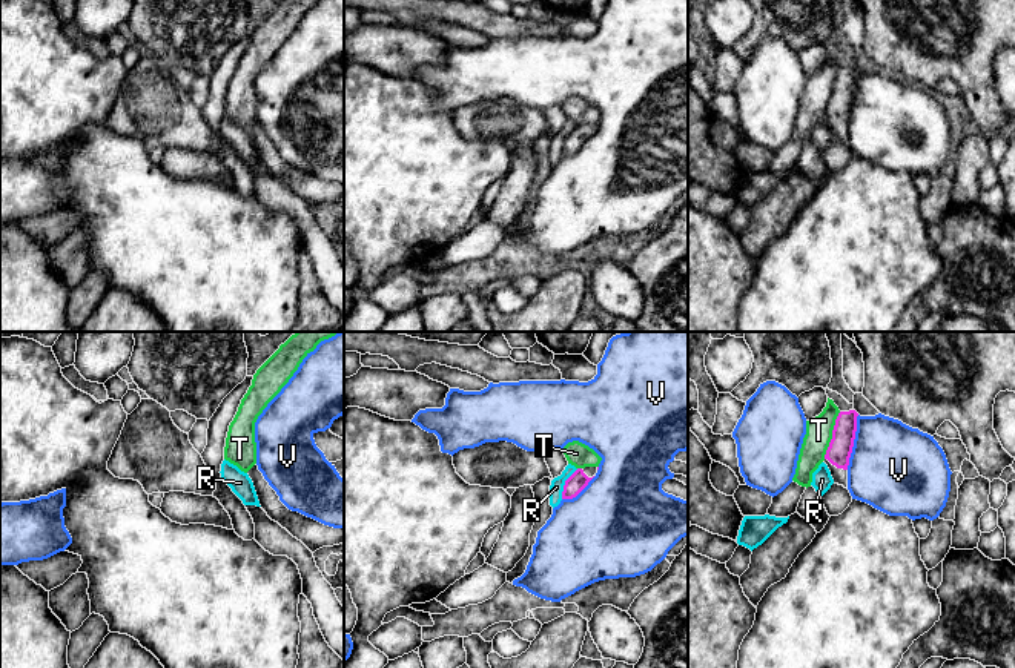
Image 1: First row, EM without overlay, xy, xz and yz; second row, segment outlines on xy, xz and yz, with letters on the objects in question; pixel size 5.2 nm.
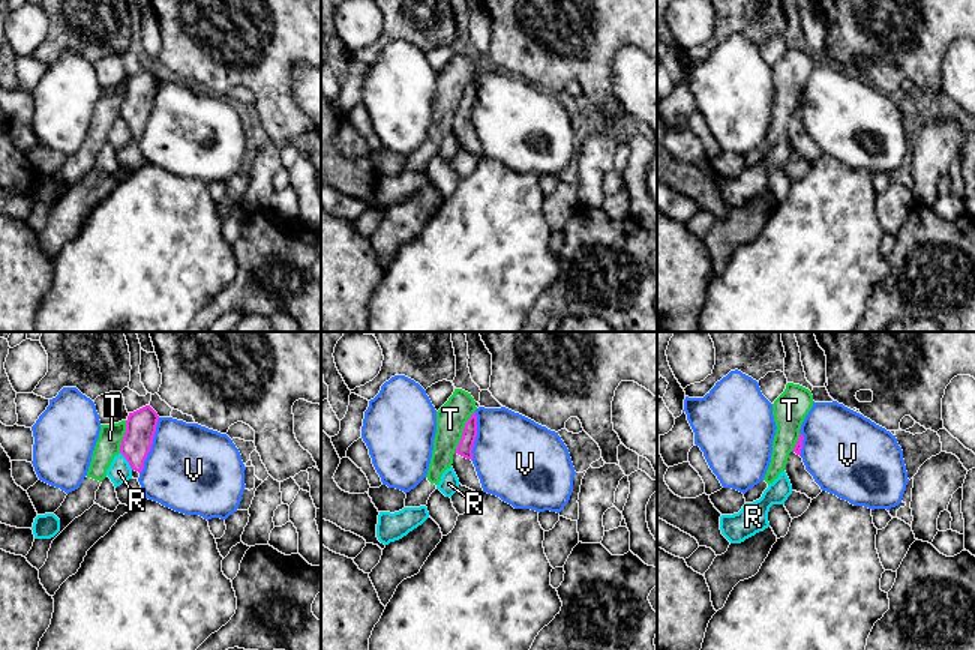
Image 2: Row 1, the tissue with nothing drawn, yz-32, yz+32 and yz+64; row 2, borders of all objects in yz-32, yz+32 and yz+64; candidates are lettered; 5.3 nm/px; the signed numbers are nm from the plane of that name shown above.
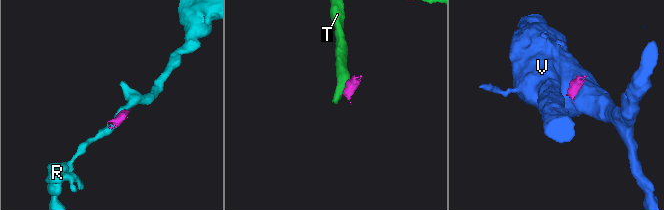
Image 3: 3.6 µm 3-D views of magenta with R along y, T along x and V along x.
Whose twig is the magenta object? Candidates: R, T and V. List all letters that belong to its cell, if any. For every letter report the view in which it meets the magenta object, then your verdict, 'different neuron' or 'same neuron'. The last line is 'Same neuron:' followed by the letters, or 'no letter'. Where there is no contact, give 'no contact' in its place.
R: contact in xz; different neuron
T: contact in yz; different neuron
V: contact in yz; different neuron
Same neuron: no letter

